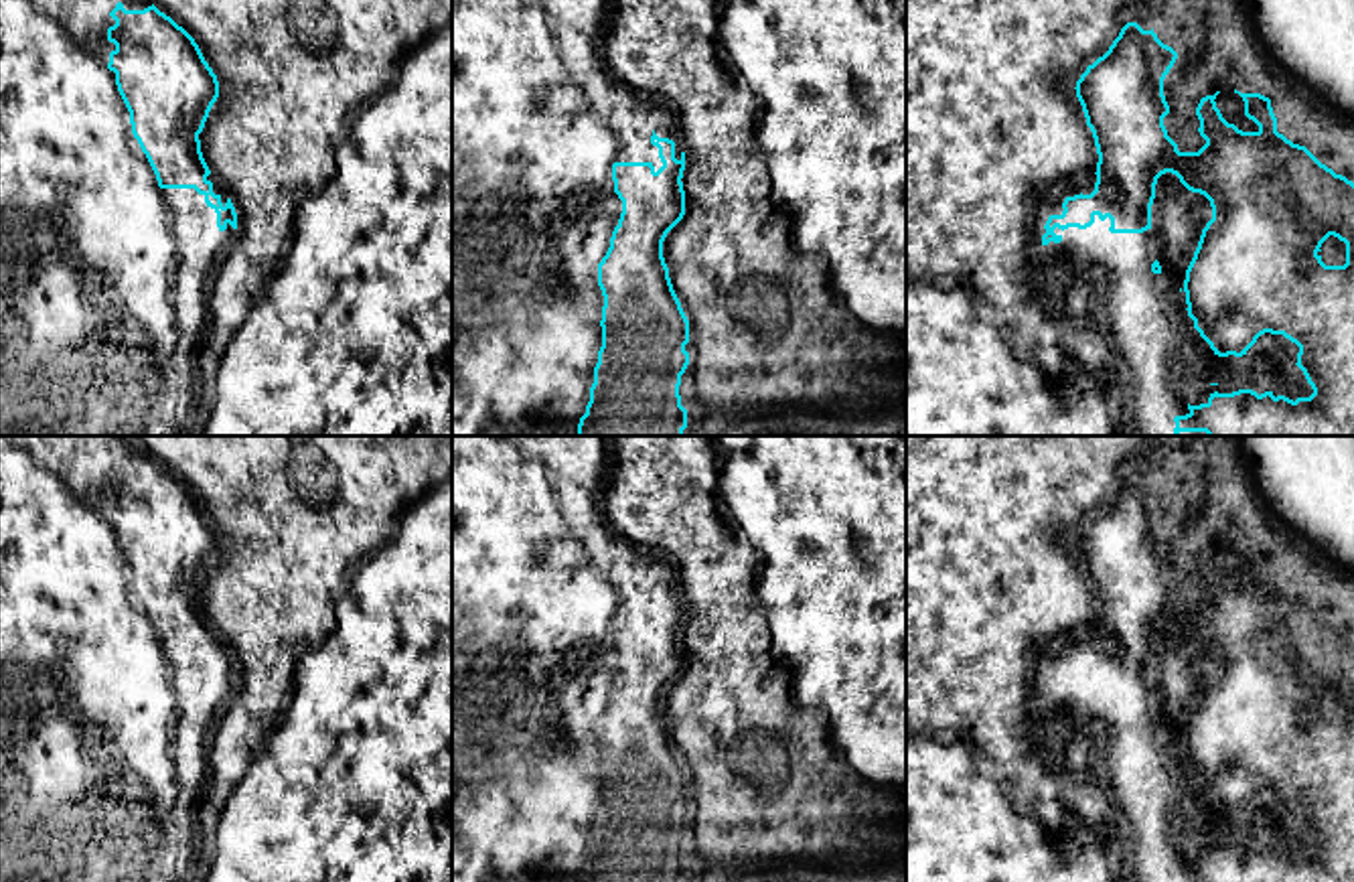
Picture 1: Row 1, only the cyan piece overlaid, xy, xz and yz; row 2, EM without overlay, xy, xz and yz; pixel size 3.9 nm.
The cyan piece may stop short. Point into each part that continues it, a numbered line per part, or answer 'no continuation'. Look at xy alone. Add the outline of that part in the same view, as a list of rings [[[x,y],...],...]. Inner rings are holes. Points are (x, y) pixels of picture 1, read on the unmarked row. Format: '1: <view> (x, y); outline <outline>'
1: xy (104, 730); outline [[[0,436],[0,882],[186,882],[197,870],[197,821],[195,809],[211,775],[209,734],[235,695],[237,683],[217,681],[217,667],[195,643],[160,643],[156,629],[132,588],[130,566],[118,545],[116,527],[107,523],[116,499],[107,495],[107,483],[116,479],[109,466],[122,456],[126,464],[144,464],[152,456],[132,436]]]

